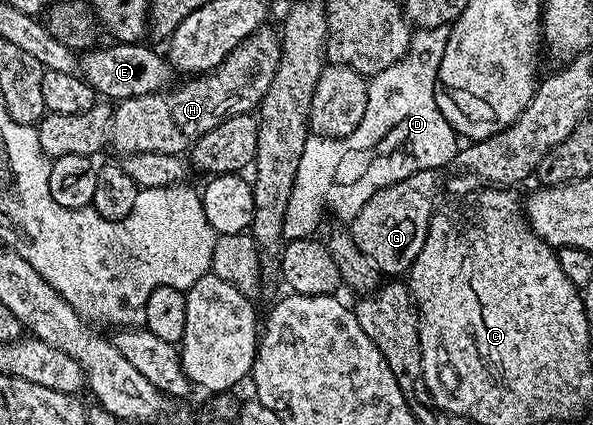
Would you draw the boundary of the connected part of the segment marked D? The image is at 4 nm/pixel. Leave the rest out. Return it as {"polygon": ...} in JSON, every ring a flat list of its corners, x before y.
{"polygon":[[448,25,414,29,410,33,405,57,370,77,368,81,364,116,369,120,385,120,387,144,391,148,389,170,393,174,393,183,402,181,419,170,441,170,441,167,456,159,459,151,459,137,443,118,442,111,435,102,434,92,449,29]]}

